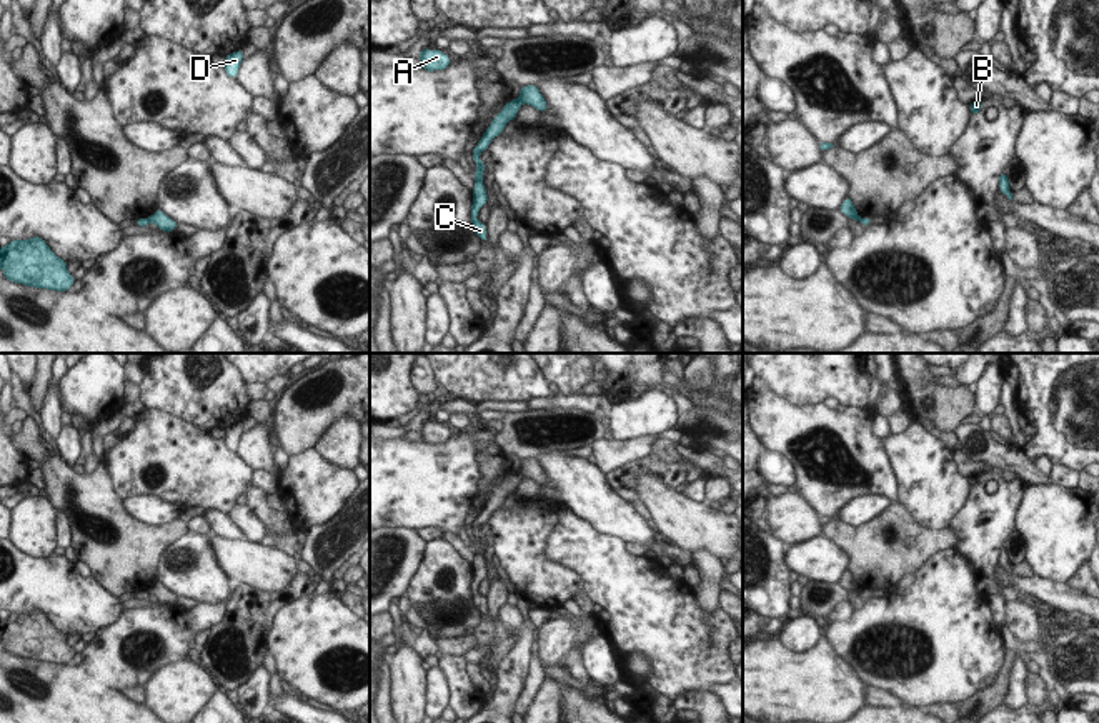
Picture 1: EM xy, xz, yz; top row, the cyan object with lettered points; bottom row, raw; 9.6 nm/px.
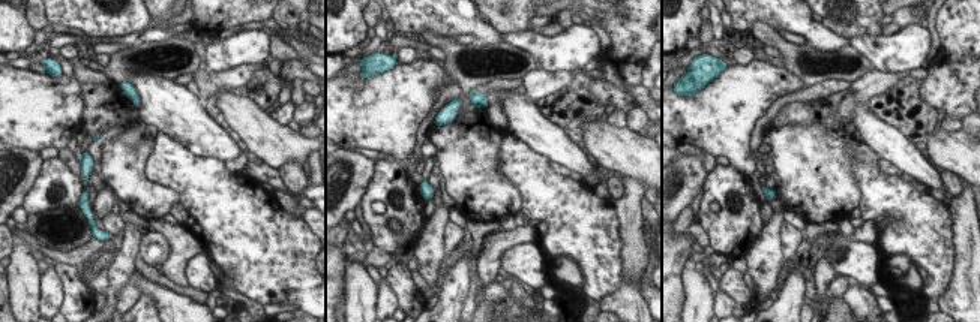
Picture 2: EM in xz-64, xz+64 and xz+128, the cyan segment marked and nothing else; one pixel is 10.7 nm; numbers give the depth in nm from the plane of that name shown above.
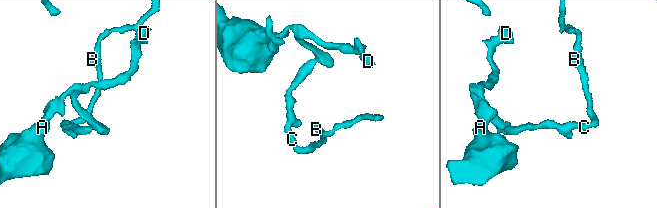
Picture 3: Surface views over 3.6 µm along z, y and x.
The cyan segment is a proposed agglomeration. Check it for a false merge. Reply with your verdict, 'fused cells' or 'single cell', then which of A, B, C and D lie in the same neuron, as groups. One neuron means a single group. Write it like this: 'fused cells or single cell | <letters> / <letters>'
fused cells | A D / B C

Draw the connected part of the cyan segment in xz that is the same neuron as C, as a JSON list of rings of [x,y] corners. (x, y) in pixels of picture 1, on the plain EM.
[[[515,471],[511,475],[508,475],[498,486],[496,490],[491,493],[491,498],[485,503],[481,513],[478,515],[478,518],[471,523],[471,528],[473,528],[473,535],[475,538],[478,540],[478,543],[473,546],[473,551],[475,551],[475,560],[471,563],[473,566],[473,578],[471,578],[471,598],[473,598],[473,603],[475,606],[478,608],[478,611],[486,616],[486,601],[485,601],[485,596],[483,595],[478,595],[476,593],[476,588],[480,586],[480,581],[483,578],[486,578],[488,575],[488,568],[486,568],[486,561],[483,558],[483,545],[486,543],[488,538],[485,538],[481,533],[480,533],[480,526],[483,523],[488,523],[488,518],[491,516],[491,513],[495,510],[500,510],[501,505],[505,503],[506,496],[510,493],[515,493],[518,483],[521,481],[521,473],[520,471]]]

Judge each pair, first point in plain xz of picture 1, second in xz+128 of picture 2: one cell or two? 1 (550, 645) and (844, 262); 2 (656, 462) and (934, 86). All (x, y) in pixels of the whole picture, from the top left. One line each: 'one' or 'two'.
1: two
2: two

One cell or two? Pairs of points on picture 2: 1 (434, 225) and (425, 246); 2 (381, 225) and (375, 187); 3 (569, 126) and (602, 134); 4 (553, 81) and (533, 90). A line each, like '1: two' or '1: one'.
1: one
2: one
3: two
4: one

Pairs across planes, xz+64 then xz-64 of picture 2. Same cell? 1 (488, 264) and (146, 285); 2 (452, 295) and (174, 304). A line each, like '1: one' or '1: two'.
1: two
2: two

